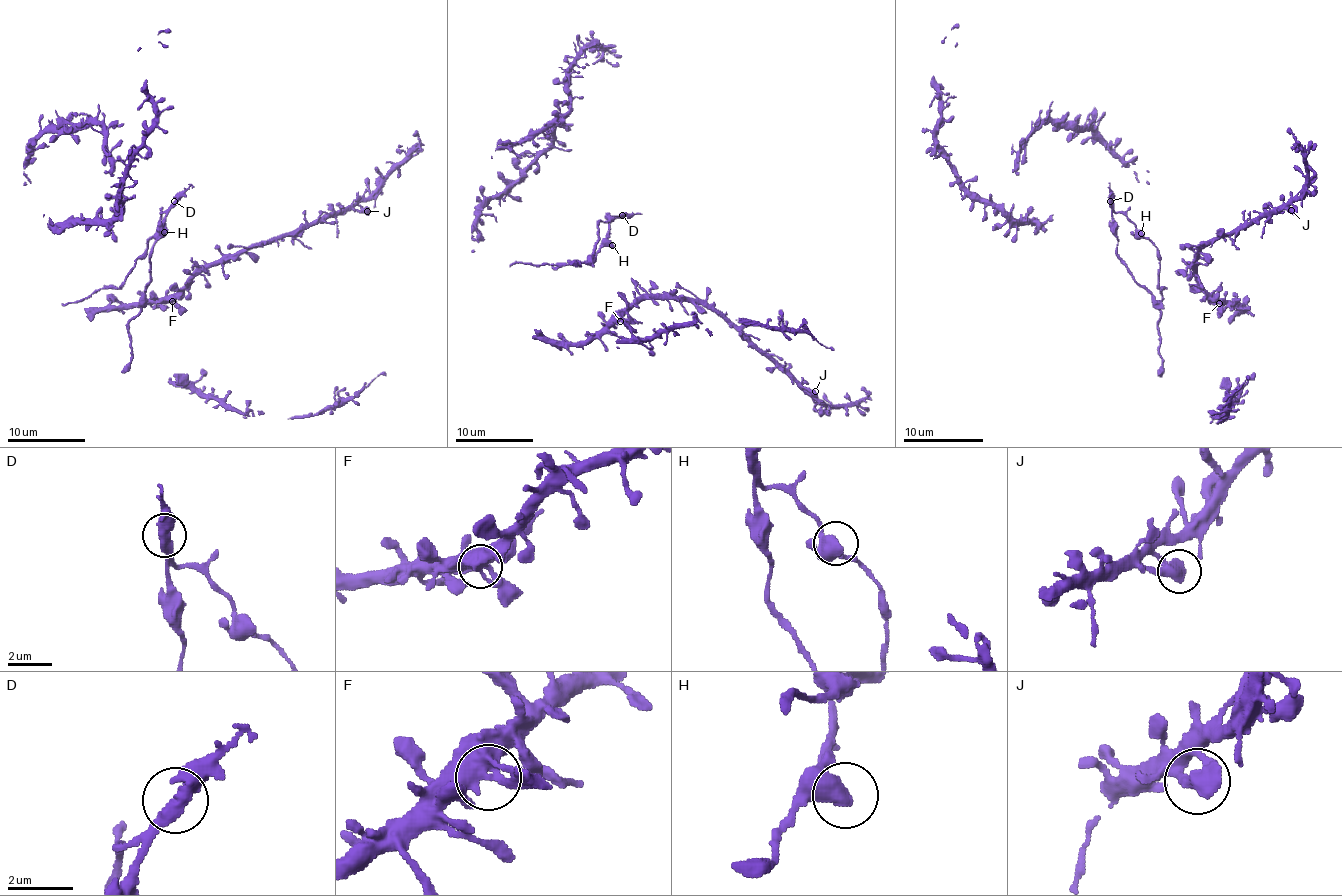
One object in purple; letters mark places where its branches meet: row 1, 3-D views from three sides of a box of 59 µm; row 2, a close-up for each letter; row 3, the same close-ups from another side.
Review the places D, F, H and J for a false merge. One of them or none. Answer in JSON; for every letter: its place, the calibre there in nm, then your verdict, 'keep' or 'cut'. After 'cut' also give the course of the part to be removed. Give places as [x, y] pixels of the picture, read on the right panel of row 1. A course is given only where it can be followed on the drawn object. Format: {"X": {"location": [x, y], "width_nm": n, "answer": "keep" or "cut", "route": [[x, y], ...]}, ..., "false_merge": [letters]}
{"D": {"location": [1110, 201], "width_nm": 460, "answer": "cut", "route": [[1111, 200], [1117, 257], [1159, 311], [1161, 377]]}, "F": {"location": [1219, 303], "width_nm": 550, "answer": "keep"}, "H": {"location": [1141, 233], "width_nm": 460, "answer": "keep"}, "J": {"location": [1291, 210], "width_nm": 480, "answer": "keep"}, "false_merge": ["D"]}

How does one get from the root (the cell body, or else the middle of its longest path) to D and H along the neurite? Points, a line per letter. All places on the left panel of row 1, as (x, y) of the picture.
D: (150, 275), (152, 244), (160, 234), (160, 223), (166, 209), (174, 201)
H: (150, 275), (152, 244), (160, 234), (160, 223), (166, 215), (160, 213), (158, 228), (164, 232)

